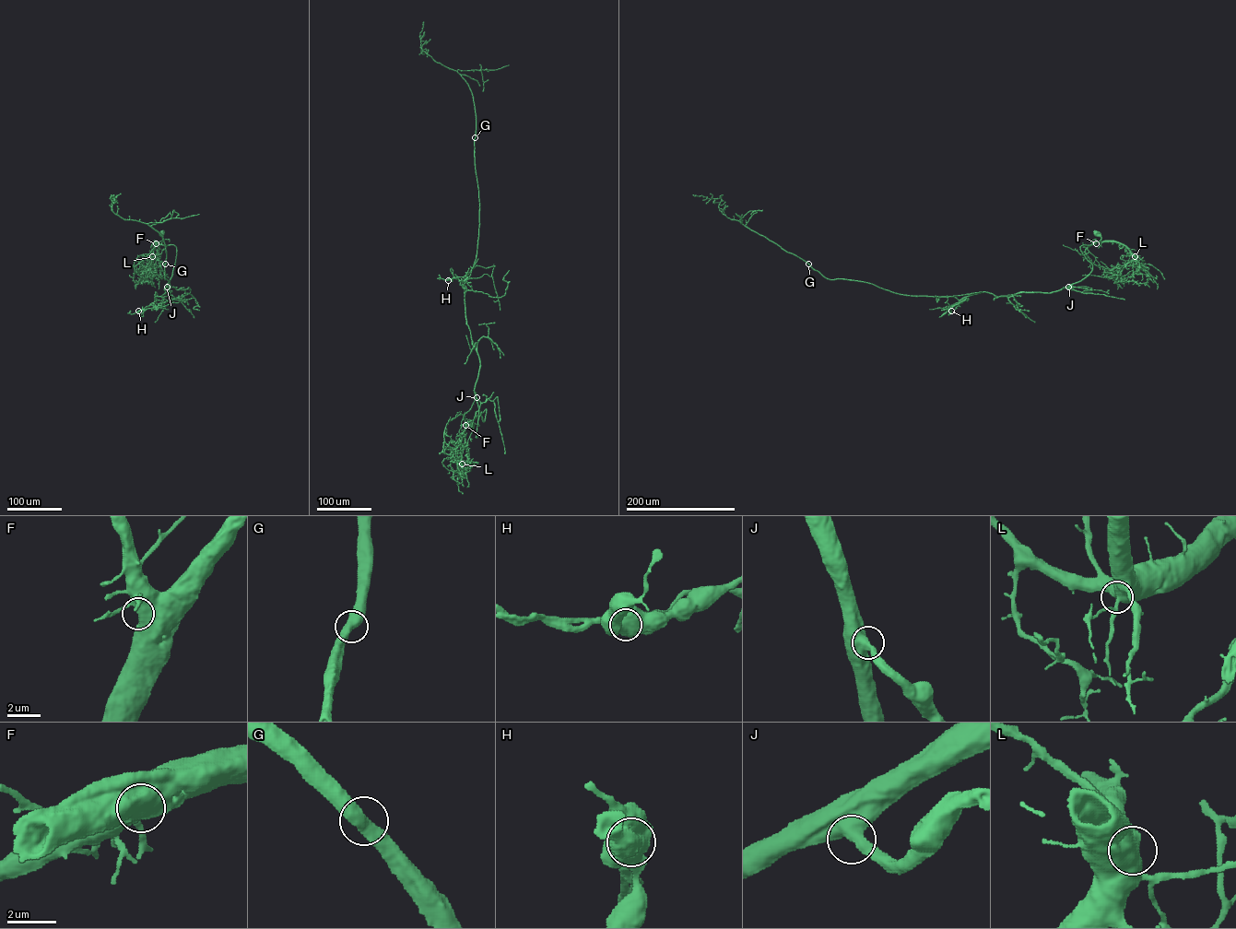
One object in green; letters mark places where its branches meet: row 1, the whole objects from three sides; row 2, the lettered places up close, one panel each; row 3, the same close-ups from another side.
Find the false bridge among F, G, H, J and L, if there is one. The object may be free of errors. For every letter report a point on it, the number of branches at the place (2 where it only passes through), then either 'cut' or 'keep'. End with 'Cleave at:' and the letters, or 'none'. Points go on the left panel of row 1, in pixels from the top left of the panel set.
F: (156, 243) | 2 | keep
G: (165, 264) | 2 | keep
H: (138, 311) | 2 | cut
J: (167, 287) | 2 | keep
L: (152, 256) | 2 | keep
Cleave at: H

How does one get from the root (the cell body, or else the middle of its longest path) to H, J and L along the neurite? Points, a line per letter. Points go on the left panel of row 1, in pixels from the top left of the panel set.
H: (161, 234), (160, 244), (176, 248), (164, 288), (170, 292), (158, 296), (156, 292), (156, 300), (138, 311)
J: (161, 234), (160, 244), (173, 244), (176, 250), (172, 275), (167, 287)
L: (161, 234), (163, 241), (160, 243), (155, 241), (158, 250), (152, 256)

